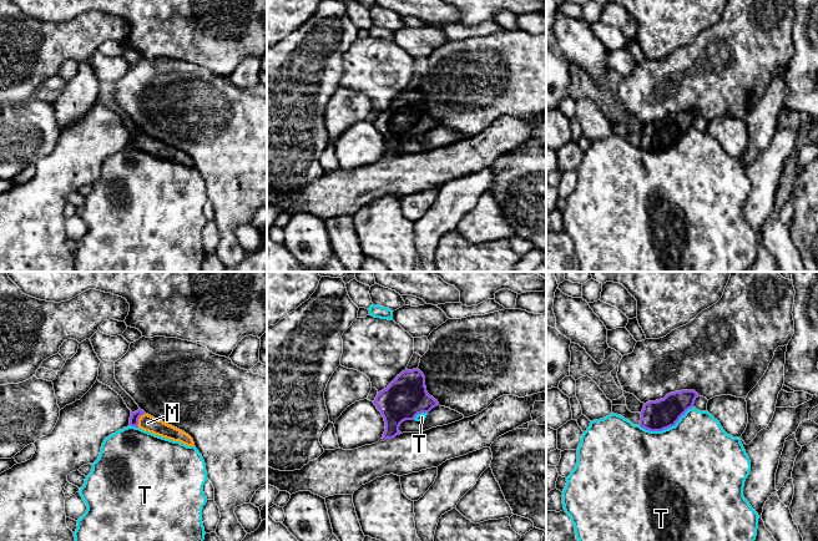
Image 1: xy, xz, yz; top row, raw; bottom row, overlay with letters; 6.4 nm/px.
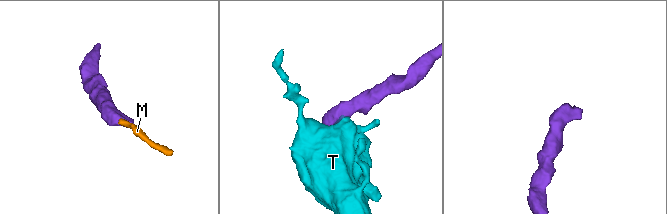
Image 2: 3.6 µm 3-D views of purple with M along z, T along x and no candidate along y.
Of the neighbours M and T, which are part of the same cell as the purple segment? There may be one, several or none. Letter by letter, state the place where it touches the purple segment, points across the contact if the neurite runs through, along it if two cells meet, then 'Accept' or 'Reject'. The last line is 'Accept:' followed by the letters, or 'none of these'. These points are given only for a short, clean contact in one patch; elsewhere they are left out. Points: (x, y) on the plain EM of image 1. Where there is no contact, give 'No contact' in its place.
M: Touches purple at xy (139, 138). Path across: xy (134, 141), (139, 138), (147, 143). Accept
T: Touches purple at yz (666, 148). Reject
Accept: M

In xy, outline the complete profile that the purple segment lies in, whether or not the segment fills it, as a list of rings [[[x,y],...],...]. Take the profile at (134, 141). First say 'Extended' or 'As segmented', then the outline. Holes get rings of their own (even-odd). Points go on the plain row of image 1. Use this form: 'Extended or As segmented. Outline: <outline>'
Extended. Outline: [[[141,130],[135,133],[131,132],[130,146],[173,162],[180,162],[187,167],[195,167],[193,160],[188,155],[155,140]]]

